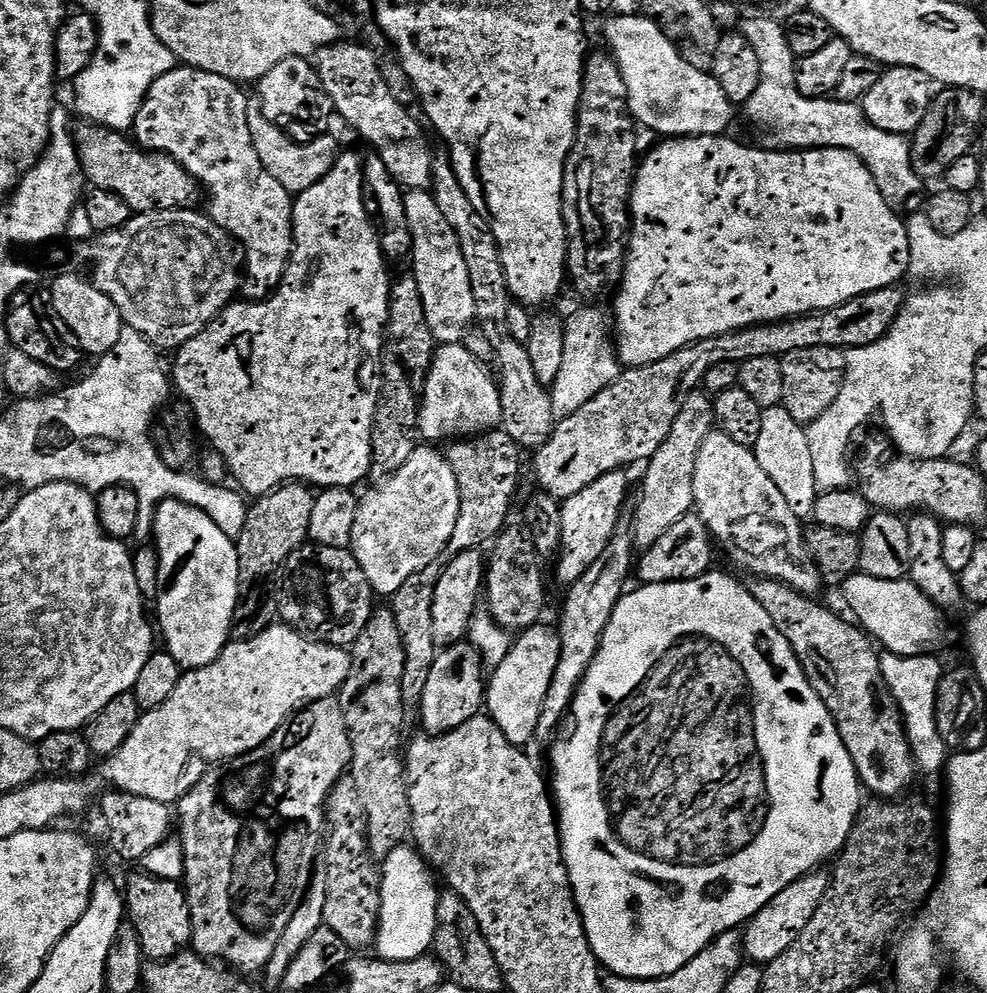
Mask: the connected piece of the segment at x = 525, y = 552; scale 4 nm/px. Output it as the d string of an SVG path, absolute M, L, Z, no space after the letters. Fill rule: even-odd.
M505 527L495 541L496 553L486 564L486 604L493 620L512 634L532 627L544 612L544 576L540 573L542 558L534 551L532 541L523 531Z

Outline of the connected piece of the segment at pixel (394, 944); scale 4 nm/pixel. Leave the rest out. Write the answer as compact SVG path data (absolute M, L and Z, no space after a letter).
M401 846L383 857L379 927L374 941L375 955L379 959L413 960L433 947L437 930L438 889L430 877L424 876L427 872L430 872L430 865L415 847Z

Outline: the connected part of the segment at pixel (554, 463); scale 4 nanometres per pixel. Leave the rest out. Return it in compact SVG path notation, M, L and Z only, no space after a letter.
M900 286L879 288L873 292L862 294L858 298L850 298L844 304L834 306L830 310L812 312L808 316L791 316L789 320L776 320L772 324L755 324L749 328L739 328L733 332L727 332L714 338L706 338L670 354L653 364L647 364L641 368L628 368L621 371L618 379L606 390L602 390L590 402L586 402L578 410L567 413L564 420L552 429L552 436L540 445L536 456L536 480L540 483L539 491L545 496L552 496L561 502L569 500L578 490L584 490L590 482L594 482L602 474L619 472L627 469L627 464L647 462L663 444L663 440L671 432L674 426L677 404L685 387L684 379L695 368L711 370L719 364L731 364L739 366L747 360L754 358L783 358L794 350L814 350L815 348L839 348L847 350L862 348L878 342L879 339L891 330L900 311L904 309L906 292Z

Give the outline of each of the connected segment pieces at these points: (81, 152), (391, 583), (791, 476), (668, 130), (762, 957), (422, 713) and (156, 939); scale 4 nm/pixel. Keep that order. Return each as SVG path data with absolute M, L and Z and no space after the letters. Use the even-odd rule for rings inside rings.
M84 122L80 129L75 129L76 152L80 156L80 165L84 167L84 179L92 188L110 190L118 194L132 208L133 213L161 212L171 208L191 205L198 192L197 181L176 161L173 156L163 152L150 152L137 146L125 133L115 128L106 128L103 124Z
M417 446L414 454L410 454L410 458L397 472L383 477L377 483L380 485L370 489L365 496L361 495L356 505L350 551L356 555L356 561L362 566L377 597L392 598L412 574L439 561L445 555L445 548L454 534L460 514L459 483L448 464L447 455L443 451L435 452L432 448L435 447Z
M783 406L763 409L760 414L760 429L754 451L758 466L766 470L766 474L772 479L774 486L778 486L782 498L788 503L789 513L796 518L811 517L818 491L805 425L798 423Z
M626 14L610 19L604 26L604 38L610 49L616 64L619 66L626 84L627 98L625 100L626 110L630 116L640 123L666 138L678 136L721 136L729 130L734 120L736 106L728 95L721 89L721 84L713 78L711 73L702 72L694 66L673 43L666 38L666 34L657 26L656 21L651 17L639 14Z
M817 870L786 886L782 894L778 894L757 916L747 921L742 932L743 955L747 959L749 956L750 959L757 960L760 966L767 966L771 960L781 956L800 937L800 932L808 925L810 918L814 918L828 892L829 883L829 873Z
M469 642L441 647L436 653L433 665L430 666L430 674L418 709L418 716L424 723L423 731L440 736L443 732L458 730L458 726L481 715L485 704L486 664L481 652Z
M139 875L128 880L126 916L137 931L143 955L152 962L177 956L192 943L192 908L188 905L187 891L175 880Z

